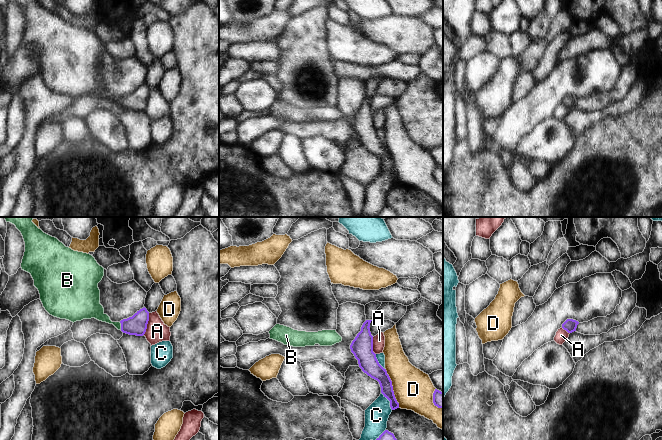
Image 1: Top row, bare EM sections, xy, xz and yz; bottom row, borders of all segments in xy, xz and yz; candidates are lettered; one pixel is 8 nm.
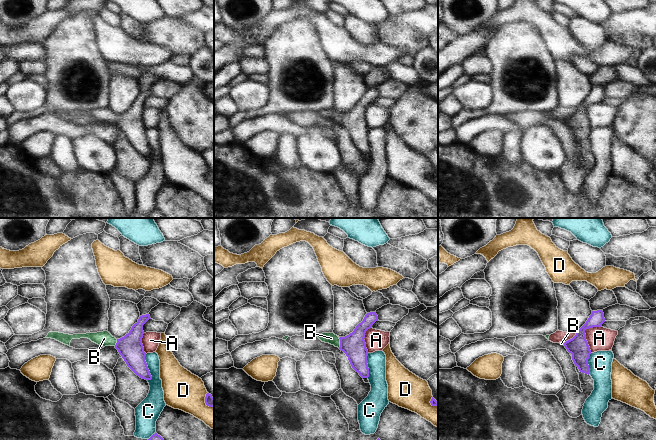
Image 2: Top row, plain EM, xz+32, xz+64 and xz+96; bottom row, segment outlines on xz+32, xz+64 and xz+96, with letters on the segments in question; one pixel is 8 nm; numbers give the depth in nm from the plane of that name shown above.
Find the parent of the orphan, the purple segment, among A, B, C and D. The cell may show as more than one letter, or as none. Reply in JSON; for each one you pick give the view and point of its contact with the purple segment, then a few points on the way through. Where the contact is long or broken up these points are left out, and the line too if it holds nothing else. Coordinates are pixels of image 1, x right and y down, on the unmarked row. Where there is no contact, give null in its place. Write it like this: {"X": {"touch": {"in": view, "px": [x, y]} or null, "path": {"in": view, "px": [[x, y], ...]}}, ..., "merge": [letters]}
{"B": {"touch": {"in": "xy", "px": [121, 102]}, "path": {"in": "xy", "px": [[136, 101], [121, 102], [110, 98], [95, 86]]}}, "merge": ["B"]}

